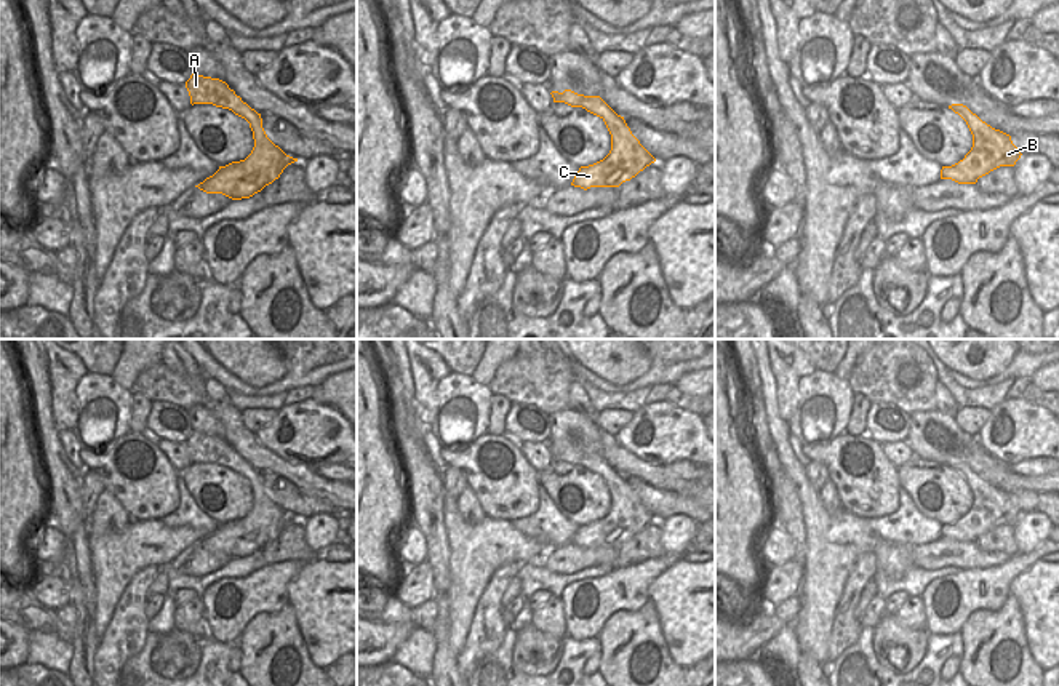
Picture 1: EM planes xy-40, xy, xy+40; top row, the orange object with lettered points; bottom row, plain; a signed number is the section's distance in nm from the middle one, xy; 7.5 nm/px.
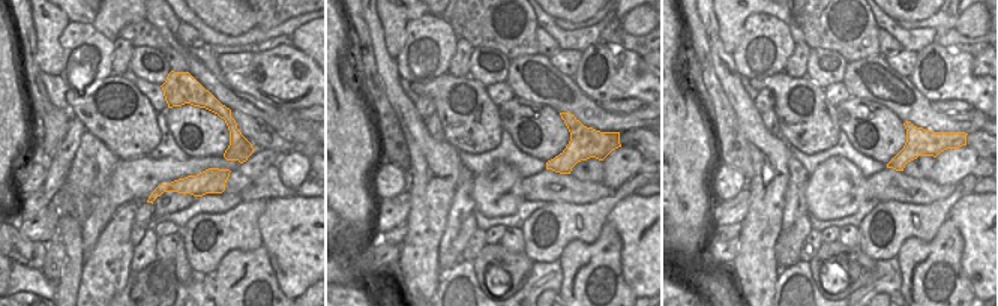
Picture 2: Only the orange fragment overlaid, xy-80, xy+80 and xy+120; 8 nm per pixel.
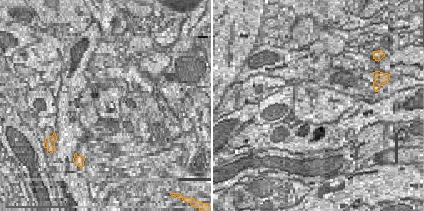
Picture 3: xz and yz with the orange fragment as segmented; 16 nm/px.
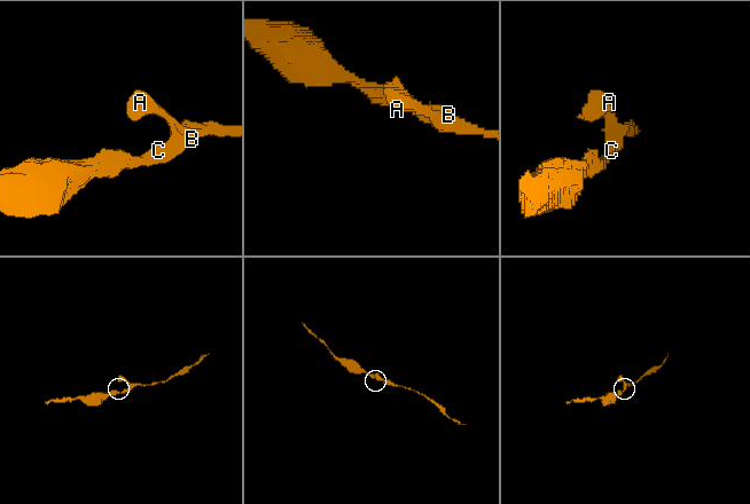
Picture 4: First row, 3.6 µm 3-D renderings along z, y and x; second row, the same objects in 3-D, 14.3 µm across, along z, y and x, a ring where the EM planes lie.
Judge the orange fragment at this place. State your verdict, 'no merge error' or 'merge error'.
no merge error

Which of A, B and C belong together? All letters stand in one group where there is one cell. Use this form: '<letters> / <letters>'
A B C

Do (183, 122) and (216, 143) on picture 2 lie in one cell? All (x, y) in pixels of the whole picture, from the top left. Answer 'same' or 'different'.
same

